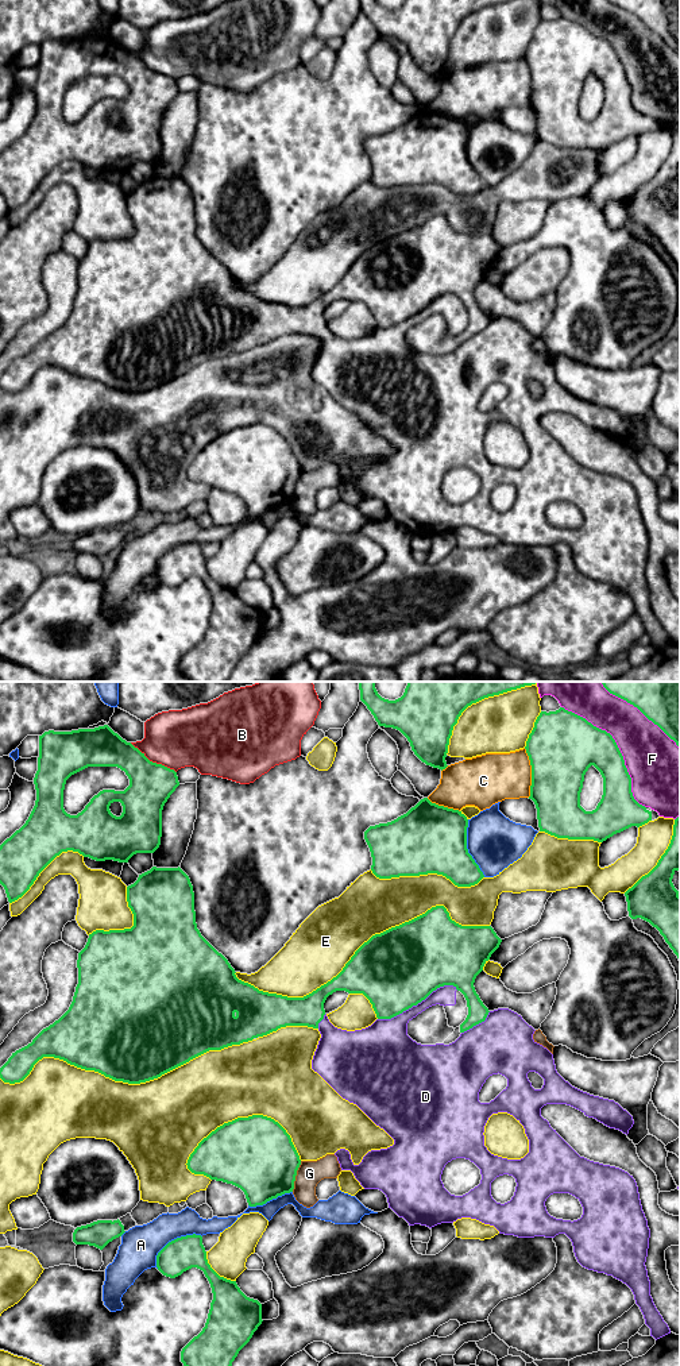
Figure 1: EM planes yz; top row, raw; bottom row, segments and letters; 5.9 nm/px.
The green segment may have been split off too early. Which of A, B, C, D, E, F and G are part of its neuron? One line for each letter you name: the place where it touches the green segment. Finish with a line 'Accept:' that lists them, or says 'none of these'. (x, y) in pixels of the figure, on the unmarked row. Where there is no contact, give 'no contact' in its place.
D: meets green in yz at (417, 312)
Accept: D

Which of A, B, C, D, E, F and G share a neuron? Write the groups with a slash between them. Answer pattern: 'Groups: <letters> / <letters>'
Groups: A / B / C / D / E F / G

